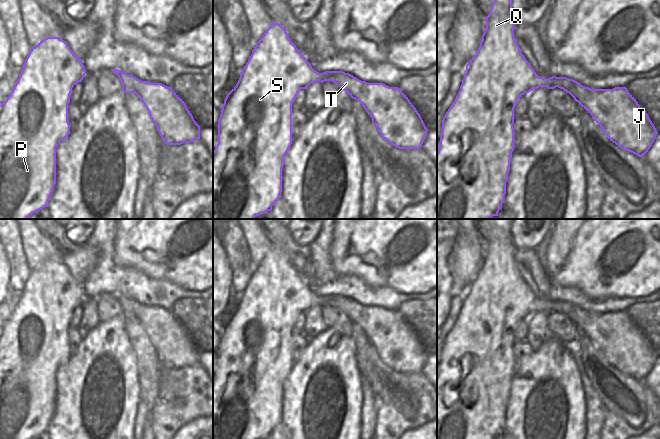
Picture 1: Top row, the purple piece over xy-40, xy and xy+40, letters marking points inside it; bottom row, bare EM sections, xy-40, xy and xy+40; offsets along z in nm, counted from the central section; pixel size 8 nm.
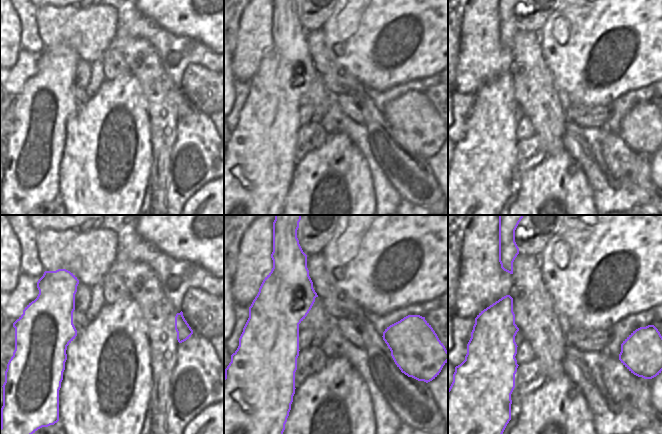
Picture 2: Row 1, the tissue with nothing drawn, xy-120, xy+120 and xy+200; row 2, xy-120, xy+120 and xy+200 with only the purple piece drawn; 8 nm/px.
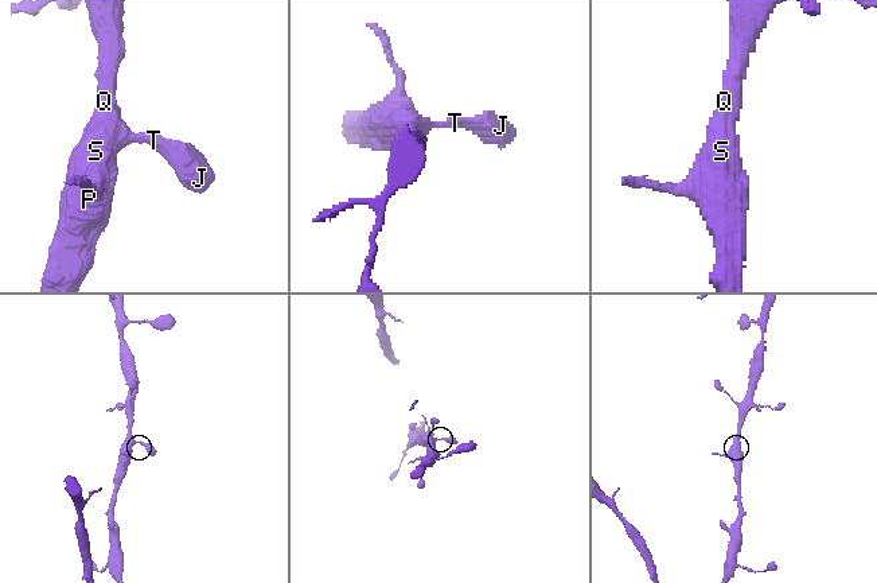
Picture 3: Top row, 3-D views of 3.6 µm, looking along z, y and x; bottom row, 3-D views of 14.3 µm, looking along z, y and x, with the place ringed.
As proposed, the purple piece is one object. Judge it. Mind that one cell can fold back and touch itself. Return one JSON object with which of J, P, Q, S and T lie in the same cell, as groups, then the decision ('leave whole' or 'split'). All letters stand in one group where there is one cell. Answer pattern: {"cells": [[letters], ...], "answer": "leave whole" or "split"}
{"cells": [["J", "P", "Q", "S", "T"]], "answer": "leave whole"}

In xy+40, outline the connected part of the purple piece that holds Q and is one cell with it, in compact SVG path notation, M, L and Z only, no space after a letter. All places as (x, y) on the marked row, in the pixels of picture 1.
M494 0L486 17L486 28L476 54L466 65L460 90L442 120L440 148L437 151L437 219L490 219L498 216L506 194L510 160L514 150L514 108L525 94L539 87L556 87L569 93L602 128L606 137L625 151L639 157L652 146L658 132L646 111L626 87L591 89L567 77L539 77L522 54L514 38L512 0Z

